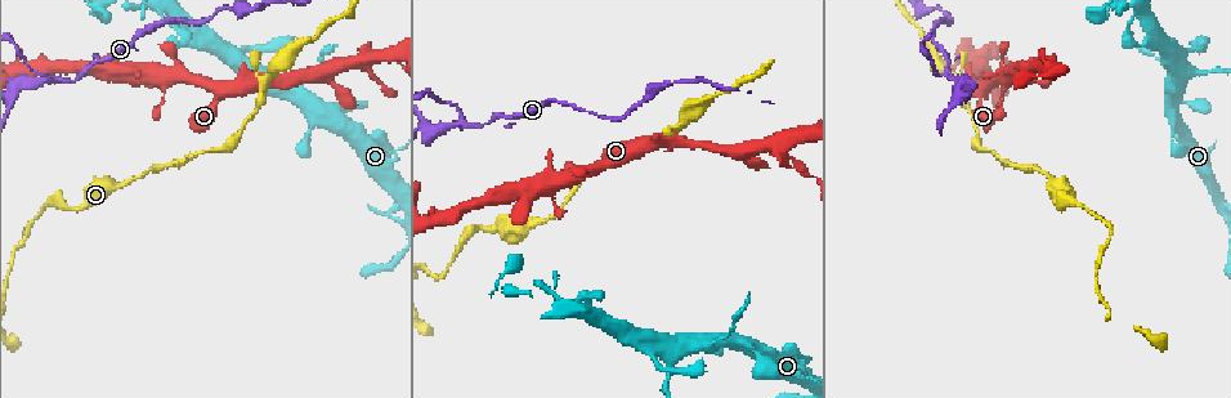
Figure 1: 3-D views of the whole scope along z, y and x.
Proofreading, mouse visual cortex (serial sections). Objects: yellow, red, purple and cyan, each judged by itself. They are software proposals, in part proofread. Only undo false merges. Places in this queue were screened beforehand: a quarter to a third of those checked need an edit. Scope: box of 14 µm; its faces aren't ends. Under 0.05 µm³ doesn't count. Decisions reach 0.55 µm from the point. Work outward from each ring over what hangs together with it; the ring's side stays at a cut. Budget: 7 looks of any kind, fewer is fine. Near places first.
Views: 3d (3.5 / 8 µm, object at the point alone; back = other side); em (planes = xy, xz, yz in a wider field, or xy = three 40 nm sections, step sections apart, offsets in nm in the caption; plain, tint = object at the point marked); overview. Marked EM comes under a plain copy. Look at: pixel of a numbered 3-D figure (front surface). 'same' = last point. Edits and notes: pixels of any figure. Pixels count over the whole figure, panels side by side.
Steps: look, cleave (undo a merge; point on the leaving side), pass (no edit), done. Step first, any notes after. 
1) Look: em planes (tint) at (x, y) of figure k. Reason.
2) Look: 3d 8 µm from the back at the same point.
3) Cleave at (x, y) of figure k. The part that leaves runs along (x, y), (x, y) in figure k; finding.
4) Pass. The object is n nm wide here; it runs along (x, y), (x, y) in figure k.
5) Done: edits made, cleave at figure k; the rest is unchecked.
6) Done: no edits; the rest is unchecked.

Look: 3d 8 µm at (709, 342) of figure 1. Side arm on a straight run.

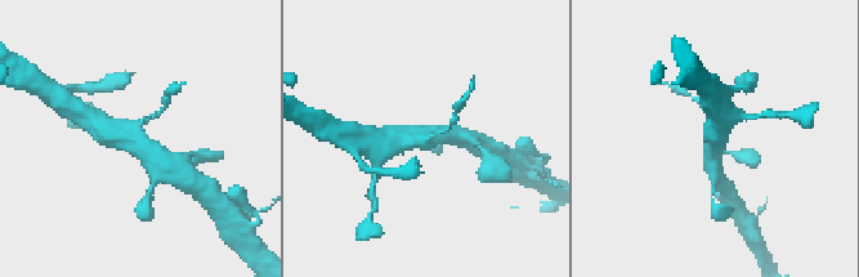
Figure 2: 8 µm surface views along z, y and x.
Look: em planes (tint) at (139, 126) of figure 2. Shape alone is not enough.

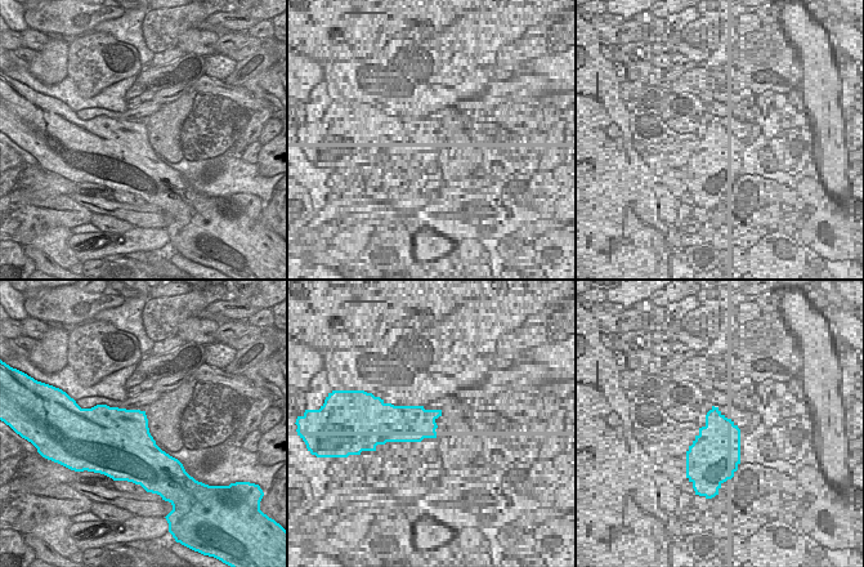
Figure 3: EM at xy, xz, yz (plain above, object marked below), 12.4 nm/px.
Cleave at (166, 99) of figure 2. The arms are 150, 500, 700 nm wide; two cells meet here.

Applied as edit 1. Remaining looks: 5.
Look: overview. Redraw.

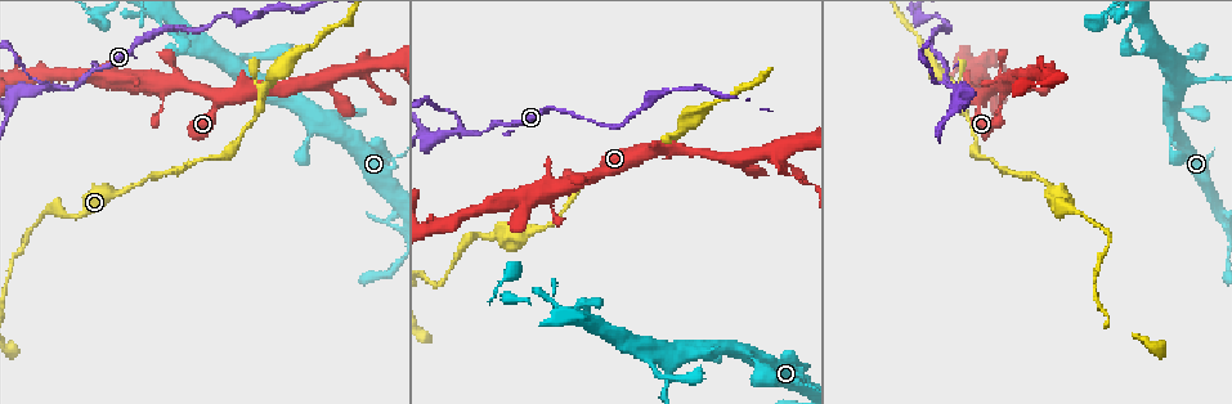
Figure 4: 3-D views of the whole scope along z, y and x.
Look: 3d 3.5 µm at (1125, 51) of figure 4. Abrupt turn.

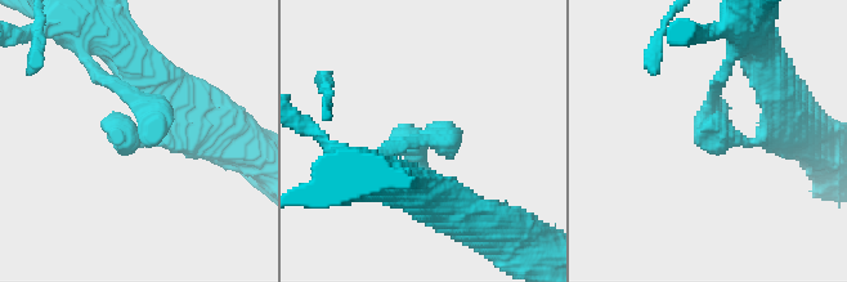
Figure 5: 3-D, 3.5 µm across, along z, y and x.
Look: em xy step 5 (tint) at (711, 137) of figure 5.

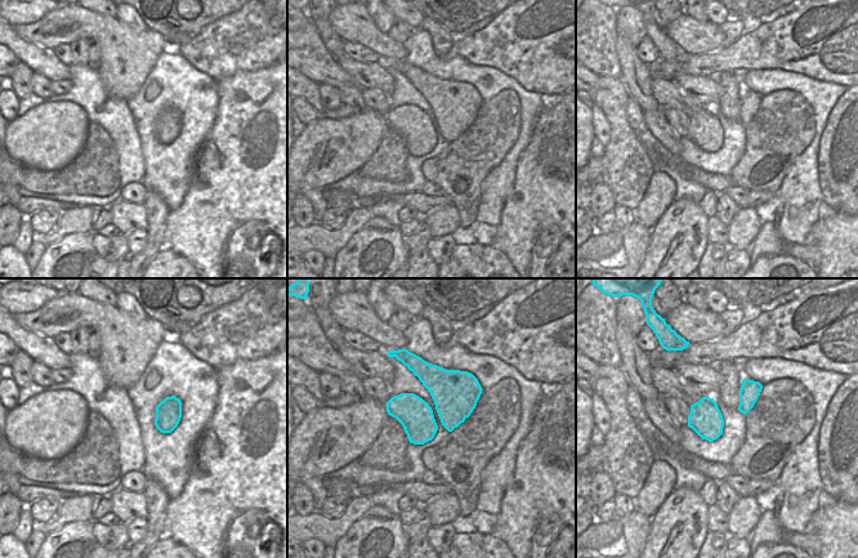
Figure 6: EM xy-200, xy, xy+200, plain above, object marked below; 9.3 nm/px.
Pass. It runs along (453, 204), (418, 161), (430, 135), (453, 159) in figure 5; continuous, no second cell.

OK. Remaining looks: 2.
Look: 3d 3.5 µm at (465, 132) of figure 4. Two arms in line, one across.

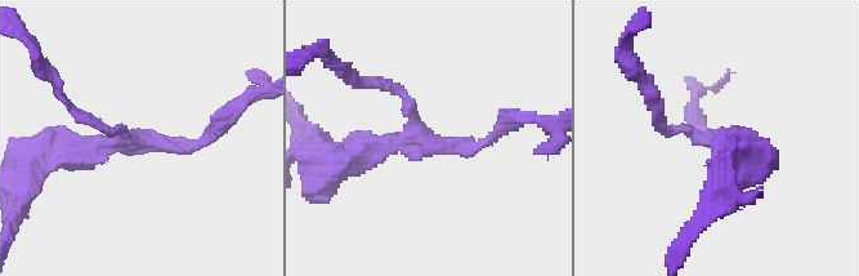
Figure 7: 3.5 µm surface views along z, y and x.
Look: em xy step 2 (tint) at (130, 143) of figure 7. 3 arms meet here; the arms are 150, 150, 400 nm wide; now the EM.

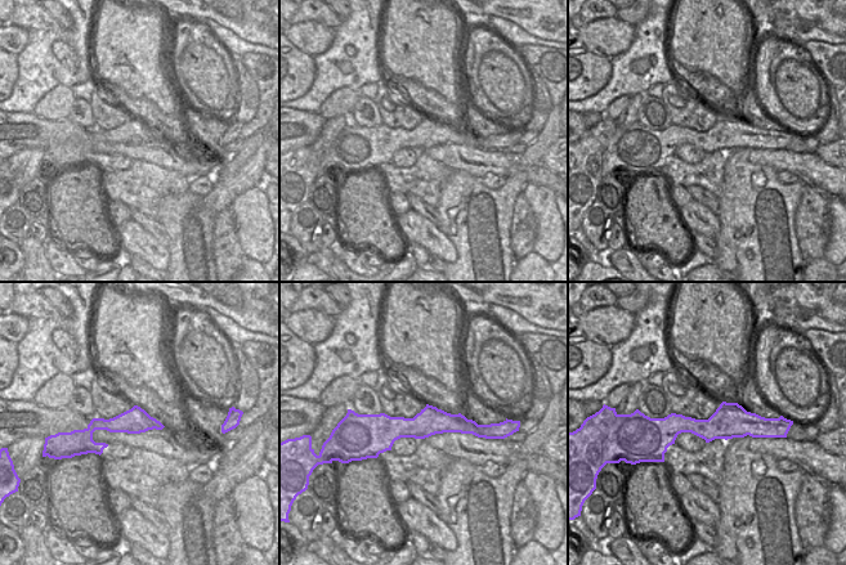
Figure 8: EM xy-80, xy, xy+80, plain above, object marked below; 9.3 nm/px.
Pass. It runs along (368, 418), (479, 433) in figure 8; all the same cell.

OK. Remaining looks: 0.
Done: edits made, cleave at figure 2; the rest is unchecked.

